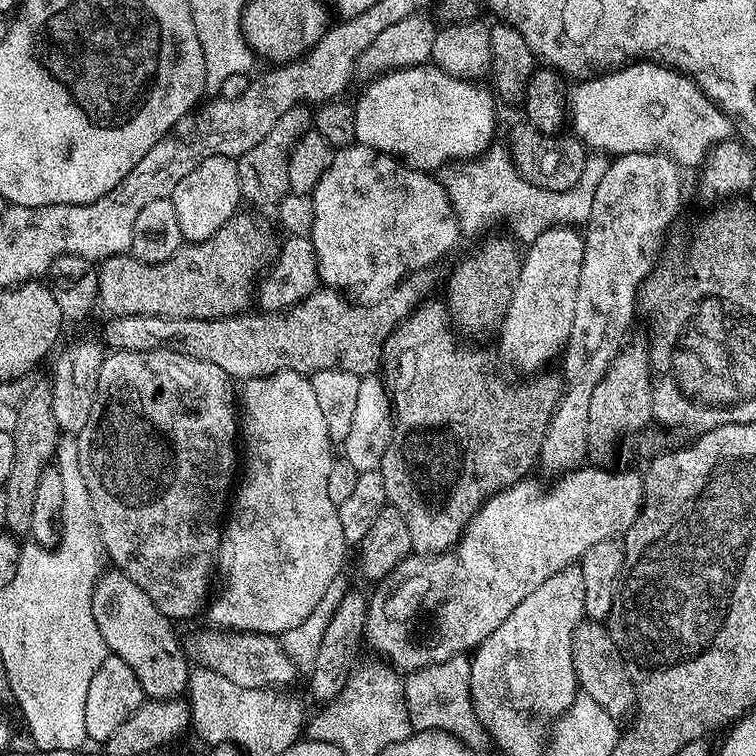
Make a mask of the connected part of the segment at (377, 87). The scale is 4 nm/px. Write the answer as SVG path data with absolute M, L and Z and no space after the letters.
M435 66L397 68L377 75L375 79L365 92L354 100L355 143L364 144L368 148L428 170L432 170L434 166L443 167L449 162L463 161L460 160L463 156L479 157L476 156L479 152L487 150L488 143L496 132L497 104L489 89L488 93L486 89L479 88L479 83L447 76L441 68Z

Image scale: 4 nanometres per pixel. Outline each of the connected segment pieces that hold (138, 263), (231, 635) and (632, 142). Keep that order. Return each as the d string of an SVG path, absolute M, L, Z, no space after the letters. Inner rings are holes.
M237 214L210 238L185 243L161 264L147 264L131 254L110 256L98 268L99 307L104 307L112 316L157 316L179 320L217 320L219 316L235 316L249 307L251 296L253 299L256 267L263 262L267 248L268 236L260 229L259 222L252 216Z
M208 631L212 632L204 632L201 636L194 637L192 645L187 645L186 655L193 665L221 672L235 686L250 689L284 690L295 678L293 661L273 637L250 632Z
M628 62L604 75L608 74L601 80L588 80L570 92L572 128L585 140L583 143L589 149L592 147L600 152L612 152L613 157L631 152L657 151L671 156L677 165L687 169L695 164L696 167L703 165L712 147L733 135L733 121L721 112L713 100L708 99L708 95L689 76L675 68L659 62Z

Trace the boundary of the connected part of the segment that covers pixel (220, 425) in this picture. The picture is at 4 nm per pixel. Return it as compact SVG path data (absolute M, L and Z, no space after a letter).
M159 348L153 352L117 352L105 355L98 374L98 390L94 398L94 406L90 410L90 418L86 418L86 426L75 437L76 460L78 471L82 474L82 482L86 482L86 490L92 503L92 517L96 519L96 528L100 532L103 551L117 564L123 575L133 580L141 590L156 603L156 607L173 621L188 620L191 616L201 615L202 609L209 603L208 579L213 579L214 565L218 560L221 529L216 529L216 519L224 508L224 499L228 496L228 487L232 484L232 471L238 468L238 412L234 407L234 388L229 376L214 362L202 362L198 358L190 358L186 354L171 352Z

